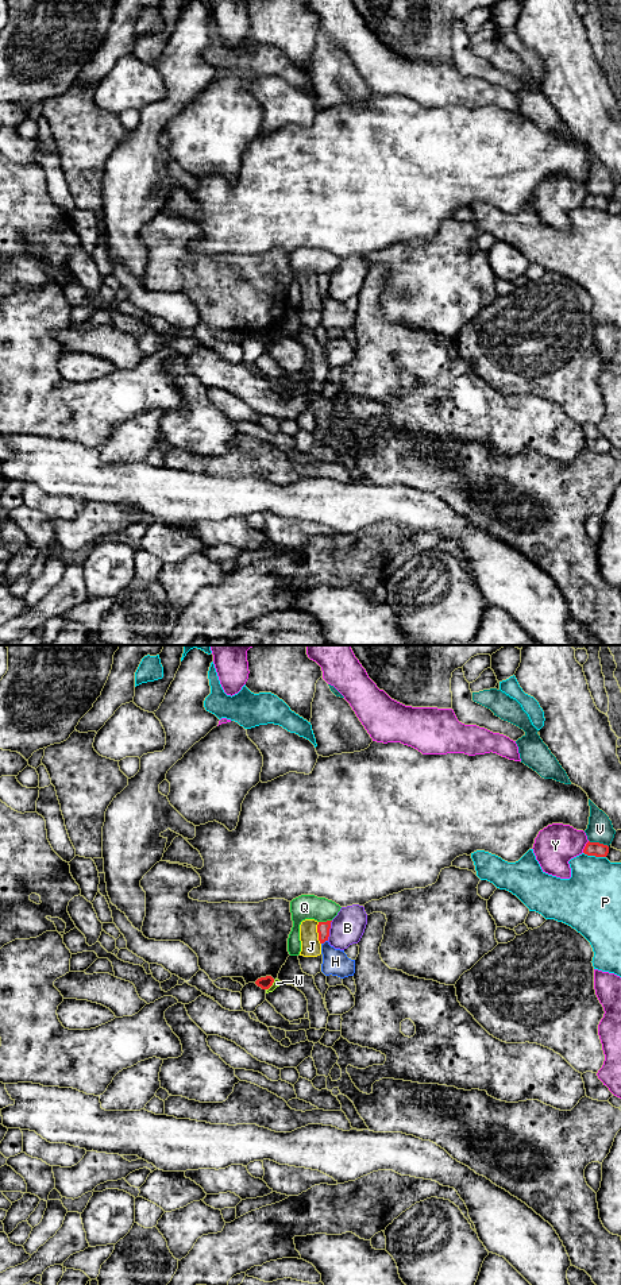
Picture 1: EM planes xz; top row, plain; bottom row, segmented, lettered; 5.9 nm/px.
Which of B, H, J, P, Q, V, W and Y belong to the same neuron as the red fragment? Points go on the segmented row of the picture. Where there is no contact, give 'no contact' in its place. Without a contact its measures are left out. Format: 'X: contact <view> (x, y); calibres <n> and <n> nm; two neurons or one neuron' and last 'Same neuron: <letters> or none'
B: contact xz (328, 930); calibres 80 and 200 nm; two neurons
H: contact xz (324, 941); calibres 80 and 160 nm; two neurons
J: contact xz (317, 932); calibres 80 and 120 nm; two neurons
P: contact xz (594, 855); calibres 90 and 360 nm; two neurons
Q: contact xz (324, 922); calibres 80 and 140 nm; two neurons
V: contact xz (598, 842); calibres 90 and 160 nm; two neurons
W: contact xz (270, 986); calibres 80 and 50 nm; two neurons
Y: contact xz (585, 846); calibres 90 and 240 nm; two neurons
Same neuron: none

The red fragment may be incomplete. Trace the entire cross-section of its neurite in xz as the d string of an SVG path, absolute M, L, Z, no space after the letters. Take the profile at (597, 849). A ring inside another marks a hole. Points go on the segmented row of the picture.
M587 842L583 853L587 856L595 856L595 857L606 857L609 853L609 846L599 844L599 842Z

